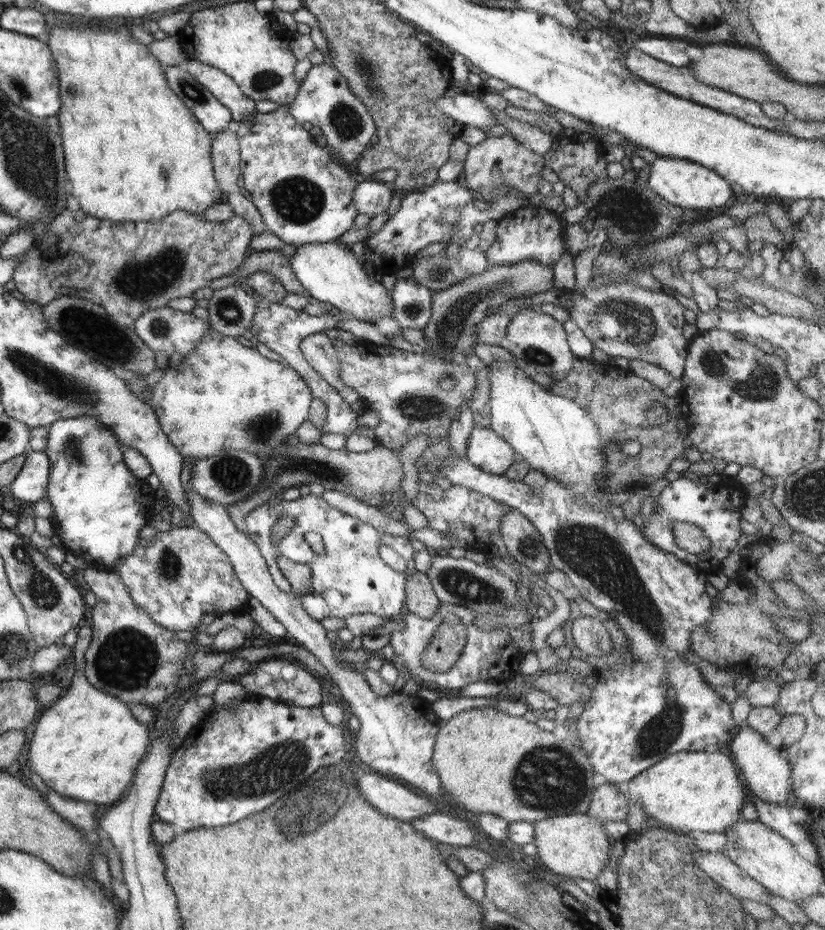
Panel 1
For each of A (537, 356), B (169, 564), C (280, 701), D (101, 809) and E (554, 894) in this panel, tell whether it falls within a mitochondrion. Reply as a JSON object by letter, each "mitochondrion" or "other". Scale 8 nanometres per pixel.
{"A":"mitochondrion","B":"mitochondrion","C":"other","D":"other","E":"other"}

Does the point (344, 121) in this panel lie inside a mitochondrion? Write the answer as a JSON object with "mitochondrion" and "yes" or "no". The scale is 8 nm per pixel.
{"mitochondrion":"yes"}

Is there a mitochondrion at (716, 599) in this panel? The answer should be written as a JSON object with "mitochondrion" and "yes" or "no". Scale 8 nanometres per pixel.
{"mitochondrion":"no"}

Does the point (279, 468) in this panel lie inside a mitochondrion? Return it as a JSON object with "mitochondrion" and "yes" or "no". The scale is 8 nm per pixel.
{"mitochondrion":"yes"}

